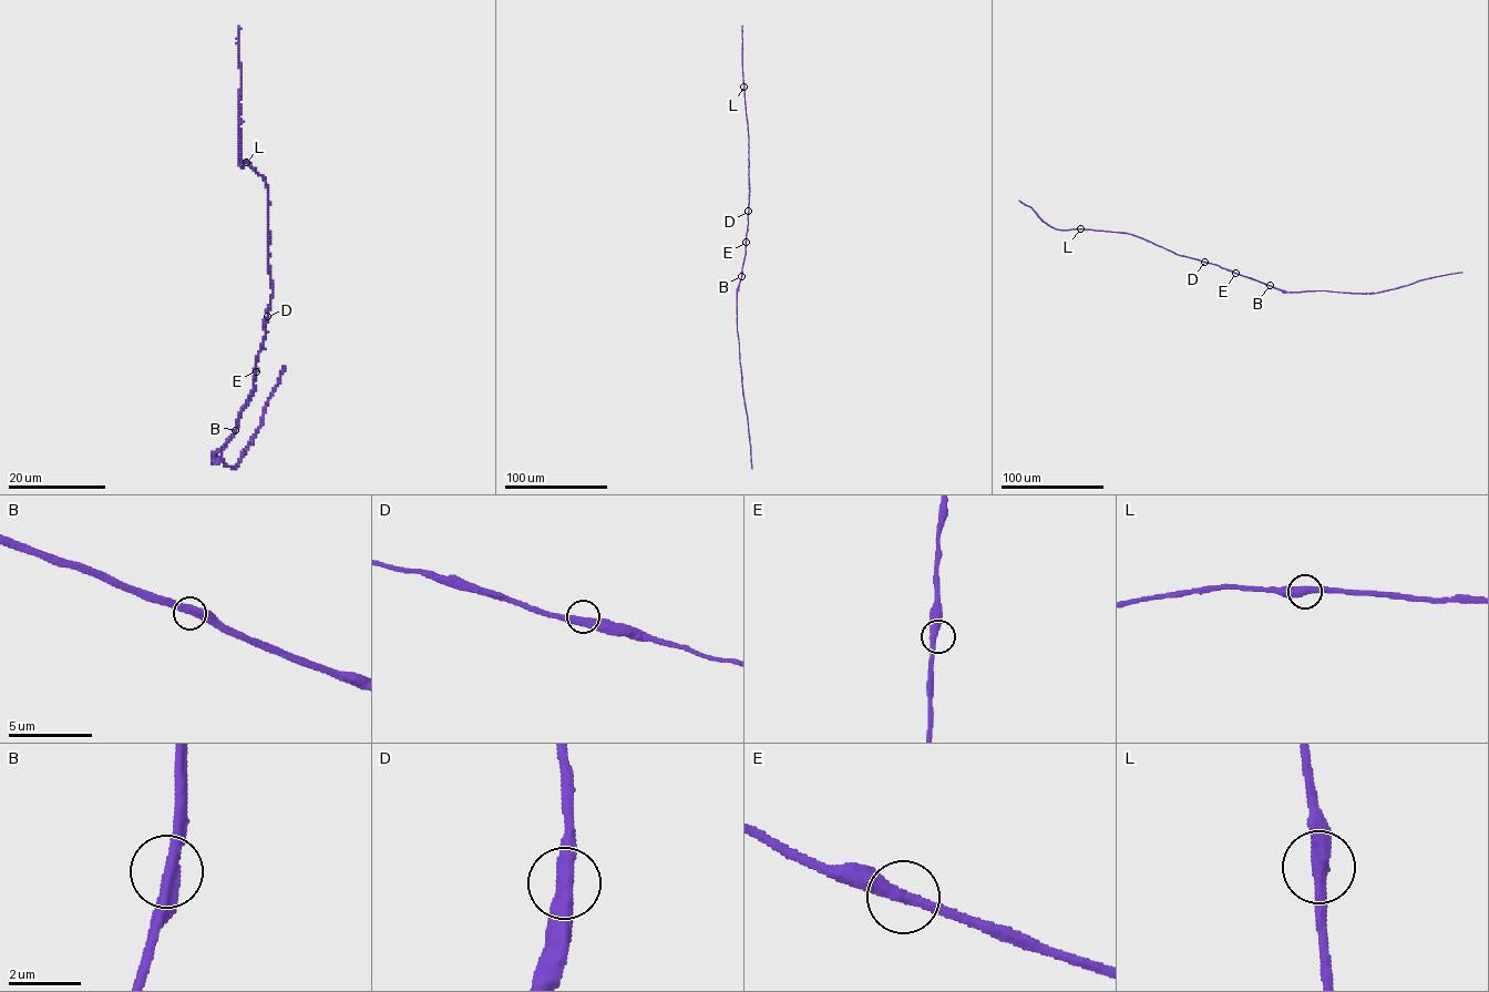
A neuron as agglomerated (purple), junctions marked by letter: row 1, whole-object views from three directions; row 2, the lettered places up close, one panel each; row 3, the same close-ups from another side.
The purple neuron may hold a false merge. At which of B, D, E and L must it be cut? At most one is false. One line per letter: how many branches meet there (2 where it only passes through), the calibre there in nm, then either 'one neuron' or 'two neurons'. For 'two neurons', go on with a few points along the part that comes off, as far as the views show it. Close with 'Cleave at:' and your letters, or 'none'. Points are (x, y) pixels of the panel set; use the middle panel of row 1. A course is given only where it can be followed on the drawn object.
B: branches 2; calibre 440 nm; two neurons; course (741, 275), (737, 292), (737, 321)
D: branches 2; calibre 440 nm; one neuron
E: branches 2; calibre 360 nm; one neuron
L: branches 2; calibre 420 nm; one neuron
Cleave at: B

